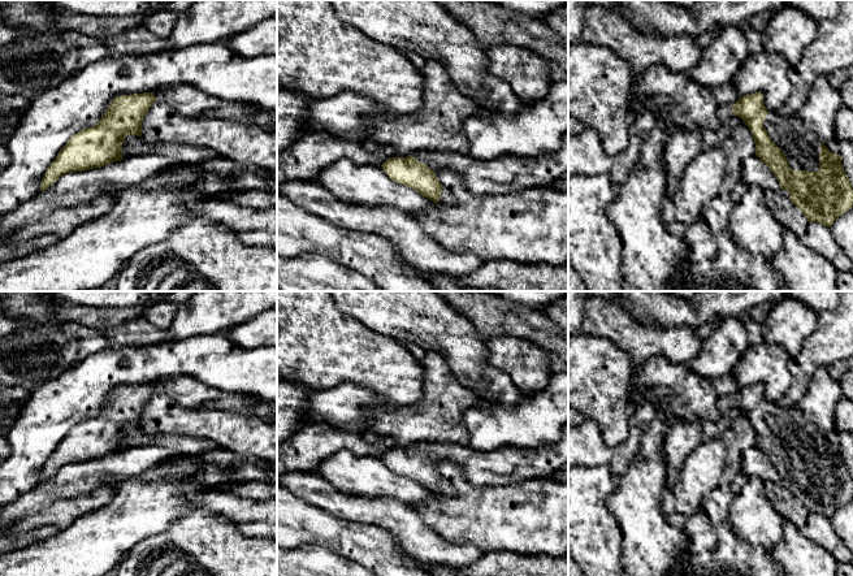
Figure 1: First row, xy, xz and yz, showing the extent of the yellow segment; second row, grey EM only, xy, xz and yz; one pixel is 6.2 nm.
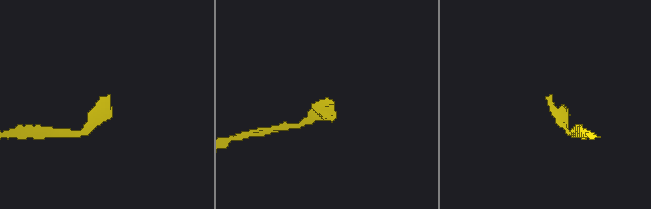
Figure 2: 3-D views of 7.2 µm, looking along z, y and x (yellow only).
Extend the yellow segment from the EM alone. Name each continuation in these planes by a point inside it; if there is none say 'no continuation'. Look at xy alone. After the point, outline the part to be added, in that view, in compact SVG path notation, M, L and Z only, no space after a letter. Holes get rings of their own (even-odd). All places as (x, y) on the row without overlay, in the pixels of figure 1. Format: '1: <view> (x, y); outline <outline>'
1: xy (187, 392); outline M189 376L163 378L156 382L155 389L187 408L212 408L230 413L254 413L261 419L277 419L277 403L265 402L254 395L225 393Z

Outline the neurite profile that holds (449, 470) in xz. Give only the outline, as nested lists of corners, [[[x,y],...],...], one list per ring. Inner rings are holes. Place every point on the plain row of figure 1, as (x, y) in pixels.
[[[442,460],[434,464],[442,477],[450,481],[455,494],[411,507],[443,540],[456,546],[476,546],[484,553],[568,555],[568,482],[555,484],[550,477],[545,477],[514,485],[479,488],[464,480],[455,463]]]

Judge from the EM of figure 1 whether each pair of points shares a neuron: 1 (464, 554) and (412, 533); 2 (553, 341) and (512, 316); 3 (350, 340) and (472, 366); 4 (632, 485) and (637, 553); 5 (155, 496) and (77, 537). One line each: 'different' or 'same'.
1: same
2: same
3: different
4: same
5: same

